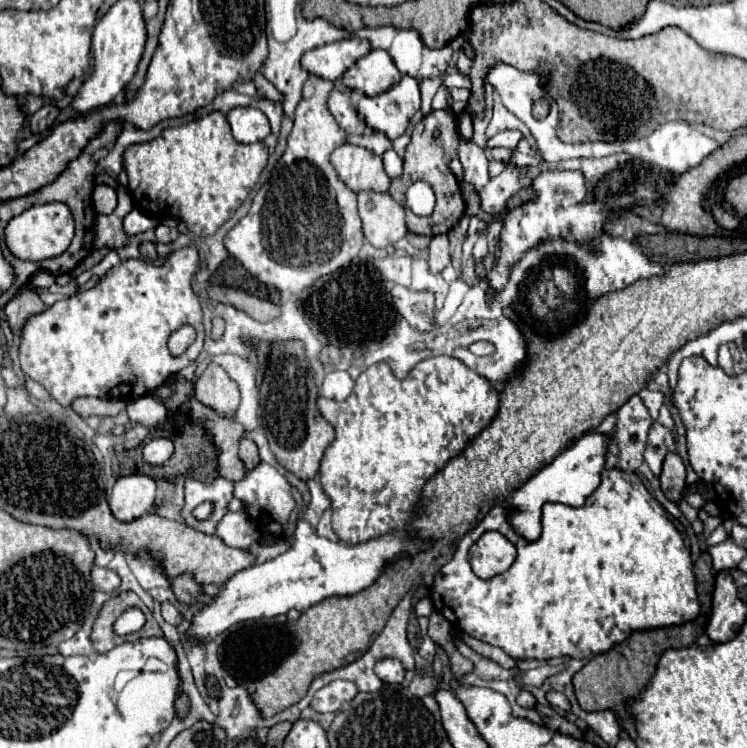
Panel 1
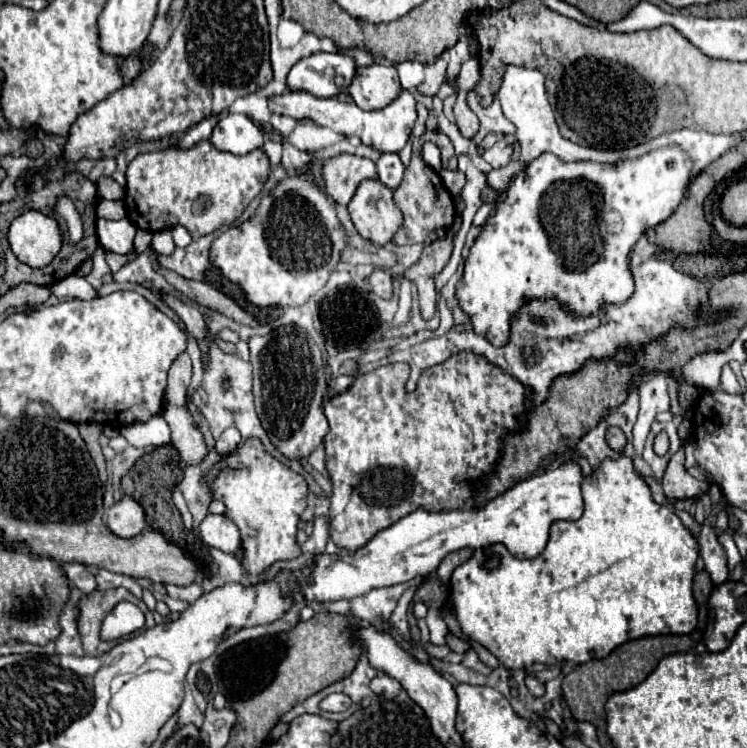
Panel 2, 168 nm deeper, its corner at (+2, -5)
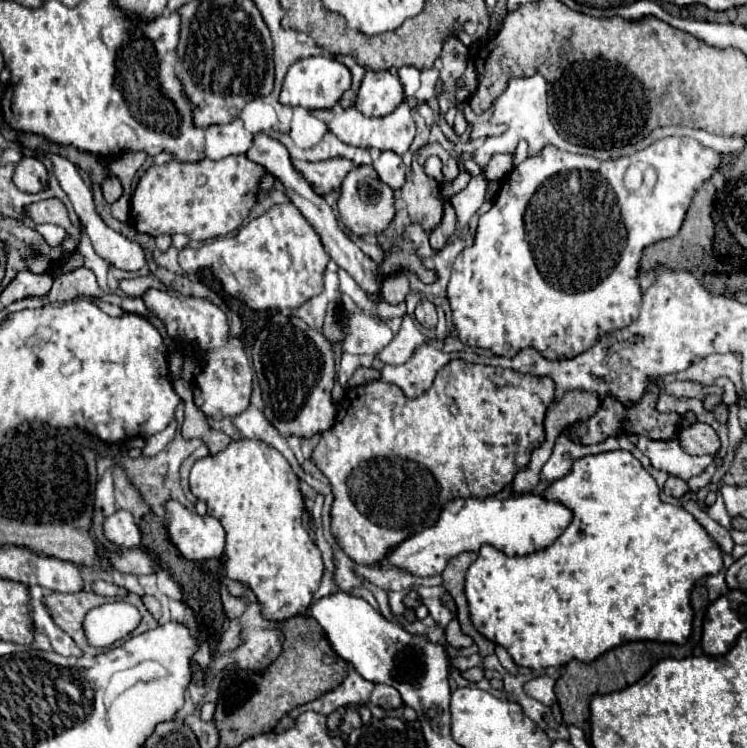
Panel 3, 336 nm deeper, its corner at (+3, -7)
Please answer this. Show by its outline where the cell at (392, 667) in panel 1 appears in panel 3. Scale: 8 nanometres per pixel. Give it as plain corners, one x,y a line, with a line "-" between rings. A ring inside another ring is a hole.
375,684
375,690
371,694
371,704
379,706
383,710
393,710
393,708
399,708
403,704
403,700
401,700
401,694
393,686

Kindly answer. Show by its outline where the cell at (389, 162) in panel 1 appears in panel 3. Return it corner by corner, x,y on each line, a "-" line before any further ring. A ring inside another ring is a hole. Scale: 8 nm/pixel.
381,152
381,156
373,162
373,168
377,170
379,178
393,190
401,188
405,184
405,166
401,162
401,156
395,152

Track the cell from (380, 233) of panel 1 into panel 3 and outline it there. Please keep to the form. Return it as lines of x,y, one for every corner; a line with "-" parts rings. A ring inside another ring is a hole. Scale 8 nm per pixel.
359,166
357,170
349,172
347,178
343,180
341,186
341,196
339,196
339,216
341,222
357,236
365,234
381,234
387,230
391,220
395,218
395,206
393,206
393,190
381,182
377,172
371,166

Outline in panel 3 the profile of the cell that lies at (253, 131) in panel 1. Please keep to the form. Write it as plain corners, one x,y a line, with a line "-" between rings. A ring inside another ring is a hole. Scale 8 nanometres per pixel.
241,118
227,124
213,124
205,130
205,156
221,160
231,154
245,154
253,144
253,134
243,128

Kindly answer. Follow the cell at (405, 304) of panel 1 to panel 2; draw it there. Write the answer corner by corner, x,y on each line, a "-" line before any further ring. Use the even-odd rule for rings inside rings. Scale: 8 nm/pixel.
376,268
370,276
368,276
368,282
372,286
372,292
378,294
380,298
388,298
392,294
392,278
390,274
386,274
384,270

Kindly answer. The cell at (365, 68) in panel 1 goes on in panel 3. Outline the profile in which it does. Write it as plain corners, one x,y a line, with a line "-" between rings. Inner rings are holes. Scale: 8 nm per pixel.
367,70
355,98
355,108
365,116
387,116
403,102
403,88
397,74

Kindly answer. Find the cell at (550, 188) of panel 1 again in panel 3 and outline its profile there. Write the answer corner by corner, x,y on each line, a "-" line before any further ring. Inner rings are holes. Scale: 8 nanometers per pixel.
669,136
669,138
657,140
655,144
647,146
641,152
635,152
633,156
621,156
617,160
597,160
593,156
571,154
571,152
565,152
565,150
559,150
553,146
545,146
539,154
529,156
525,162
517,164
501,180
501,190
499,190
491,210
479,218
473,246
465,248
453,264
451,280
447,286
447,298
449,298
451,310
453,310
453,324
459,332
459,340
467,346
489,348
493,354
505,356
505,358
513,358
515,352
519,352
521,348
535,346
539,352
543,352
545,358
555,360
555,358
563,358
563,356
575,356
575,354
591,348
599,336
609,334
617,328
629,326
639,316
641,290
639,290
639,282
637,282
637,270
639,270
639,260
641,260
643,248
649,244
655,244
657,240
671,238
679,232
695,190
719,168
721,158
723,158
721,154
713,152
711,148
701,146
693,138
-
629,164
633,166
633,170
637,170
631,176
631,190
625,188
625,172
627,172

